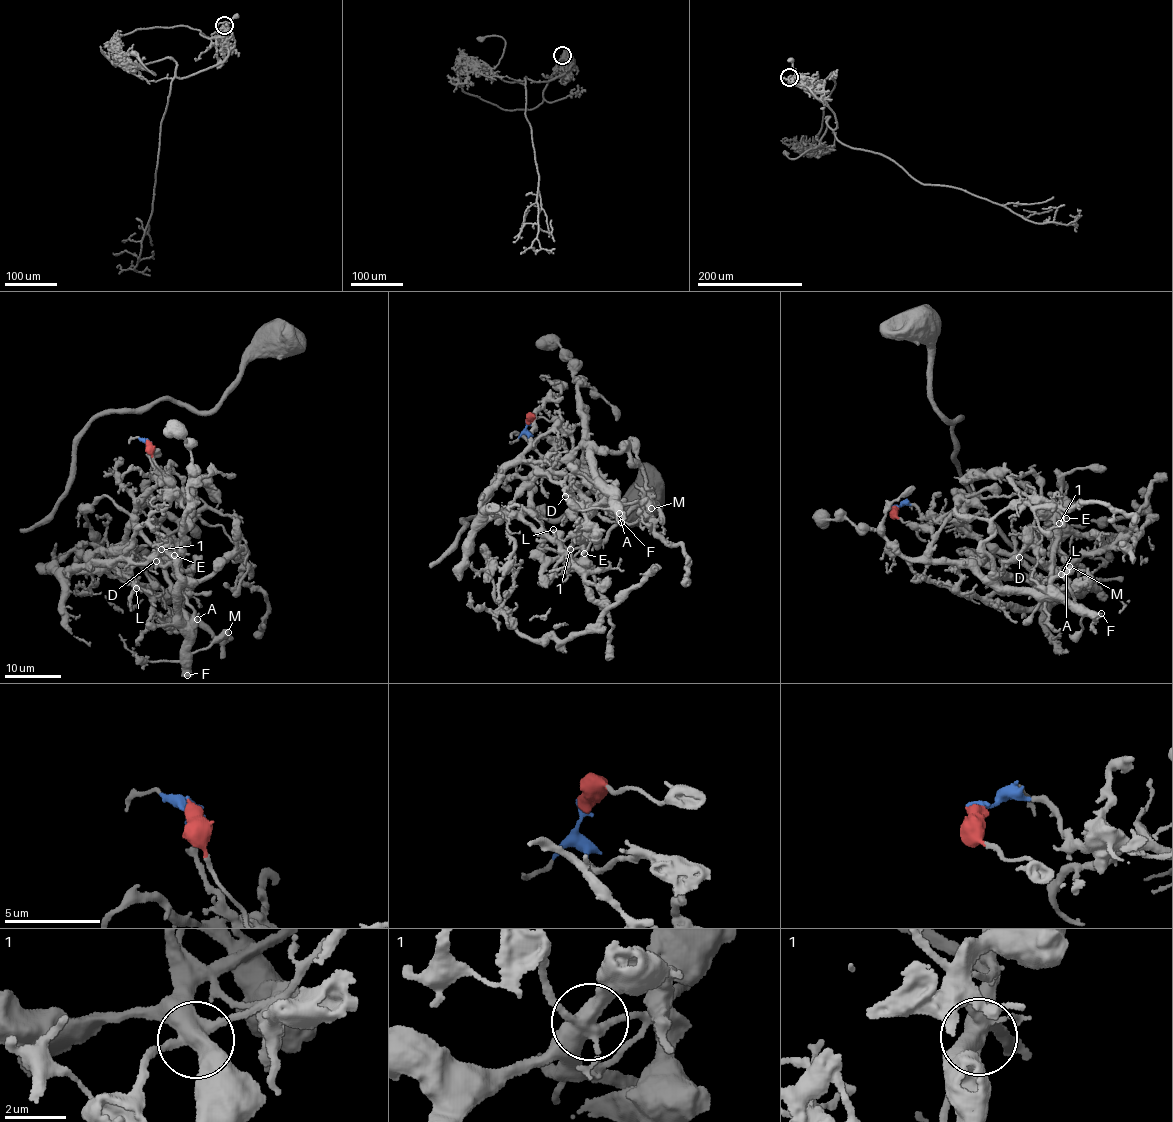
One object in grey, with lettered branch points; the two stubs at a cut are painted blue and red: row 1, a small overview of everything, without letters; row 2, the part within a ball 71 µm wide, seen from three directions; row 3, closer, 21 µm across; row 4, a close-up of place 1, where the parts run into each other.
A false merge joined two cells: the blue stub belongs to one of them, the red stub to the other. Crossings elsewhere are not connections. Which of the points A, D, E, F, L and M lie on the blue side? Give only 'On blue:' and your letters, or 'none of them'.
On blue: D, E, L

